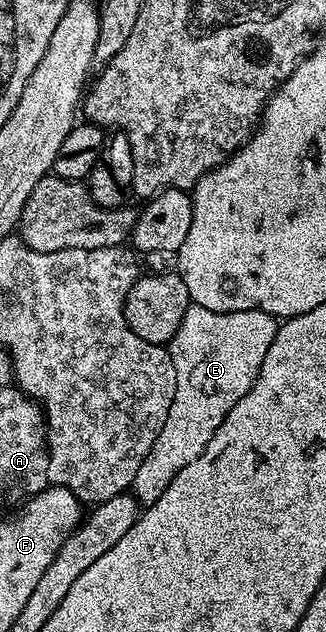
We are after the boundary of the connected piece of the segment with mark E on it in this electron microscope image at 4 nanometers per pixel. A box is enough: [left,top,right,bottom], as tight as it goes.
[130,303,279,506]

